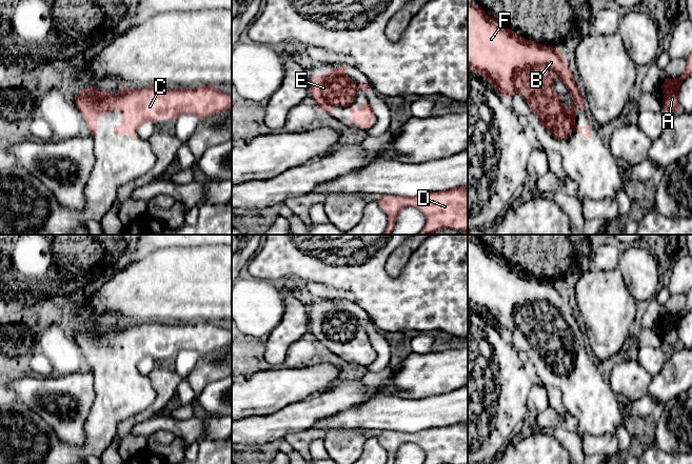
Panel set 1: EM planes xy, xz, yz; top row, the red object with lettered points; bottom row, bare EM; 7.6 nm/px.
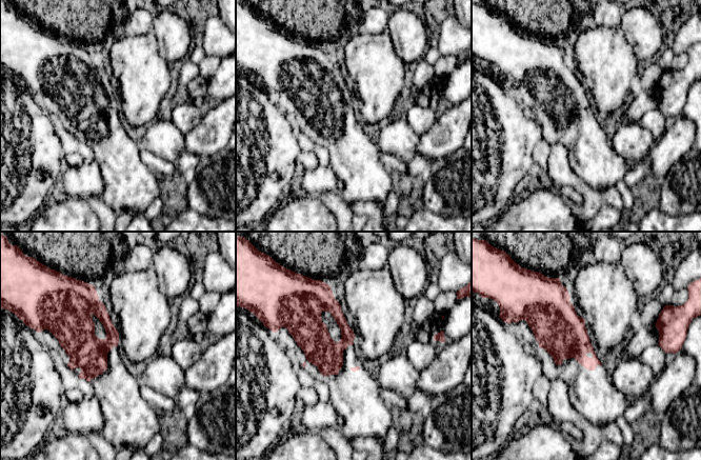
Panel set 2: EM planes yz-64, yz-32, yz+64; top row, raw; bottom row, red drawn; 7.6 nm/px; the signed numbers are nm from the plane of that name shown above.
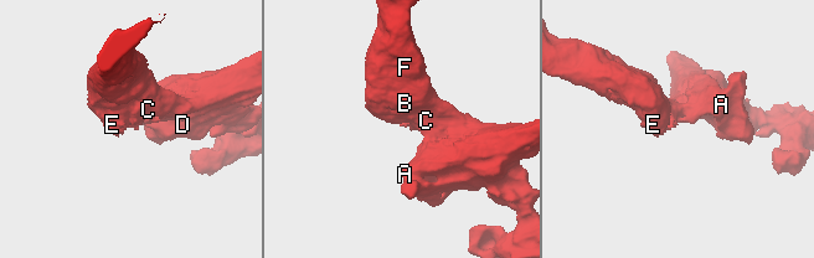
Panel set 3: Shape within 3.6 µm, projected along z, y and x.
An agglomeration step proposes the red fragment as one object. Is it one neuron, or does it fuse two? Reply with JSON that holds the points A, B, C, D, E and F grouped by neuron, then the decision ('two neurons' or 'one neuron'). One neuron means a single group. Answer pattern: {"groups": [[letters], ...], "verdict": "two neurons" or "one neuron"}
{"groups": [["A", "B", "C", "D", "E", "F"]], "verdict": "one neuron"}

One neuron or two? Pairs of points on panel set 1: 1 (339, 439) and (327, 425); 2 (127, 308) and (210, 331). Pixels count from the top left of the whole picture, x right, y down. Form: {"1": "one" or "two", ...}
{"1": "two", "2": "two"}

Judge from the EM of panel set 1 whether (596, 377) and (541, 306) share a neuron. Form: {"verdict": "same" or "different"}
{"verdict": "same"}

